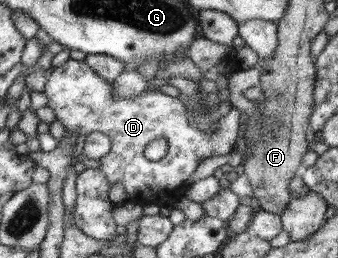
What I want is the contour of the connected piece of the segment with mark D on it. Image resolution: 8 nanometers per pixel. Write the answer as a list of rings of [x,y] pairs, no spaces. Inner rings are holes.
[[[69,59],[53,69],[43,88],[48,98],[49,108],[54,110],[56,120],[66,128],[70,138],[71,152],[75,152],[76,139],[83,134],[102,132],[112,142],[109,155],[99,160],[100,167],[111,186],[121,182],[132,203],[167,205],[173,208],[183,196],[179,186],[183,186],[197,164],[205,156],[224,156],[235,150],[237,132],[241,128],[239,116],[243,114],[232,107],[226,116],[220,117],[216,128],[206,134],[203,130],[195,130],[189,124],[185,104],[179,97],[167,96],[161,92],[153,92],[152,87],[131,98],[114,98],[112,84],[99,77],[85,63],[85,60]],[[166,138],[167,154],[158,162],[151,162],[144,156],[145,146],[151,140]]]

